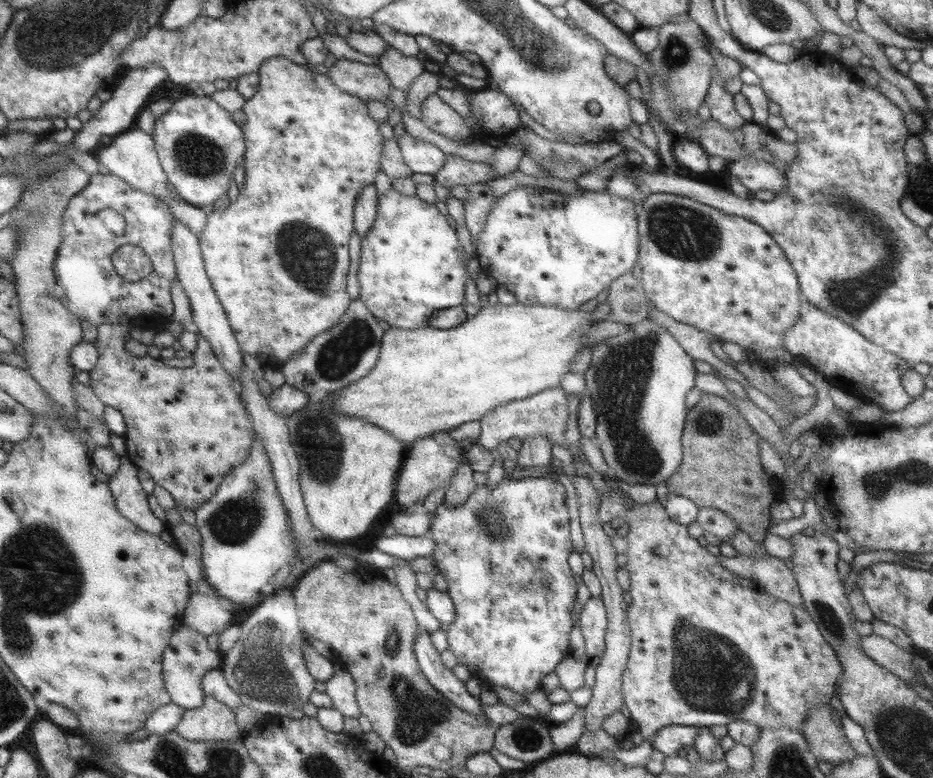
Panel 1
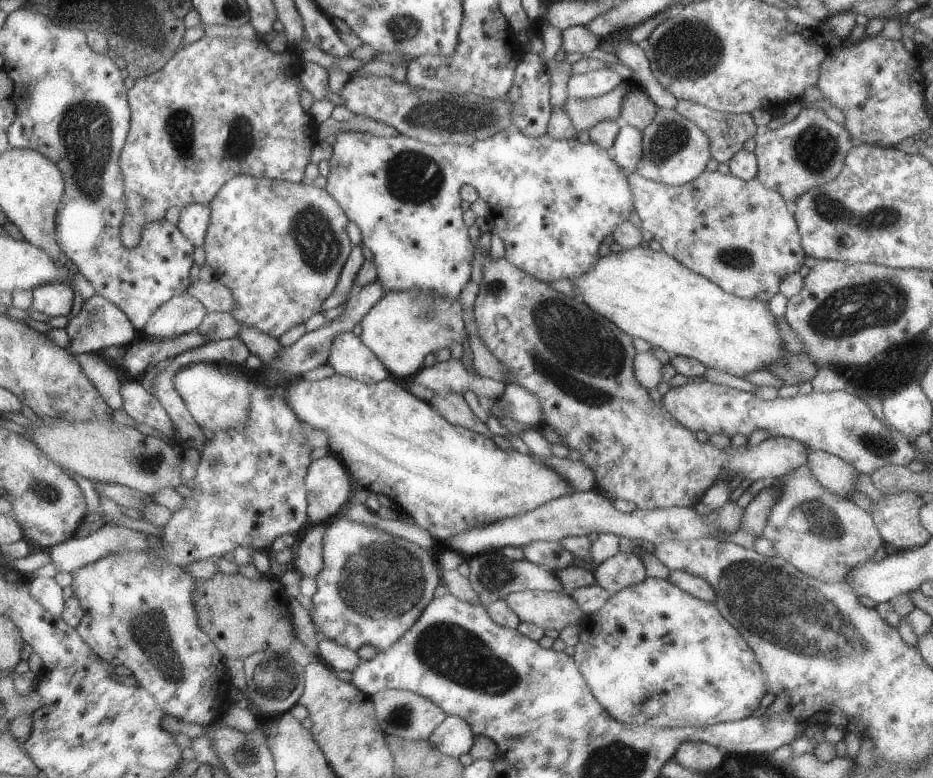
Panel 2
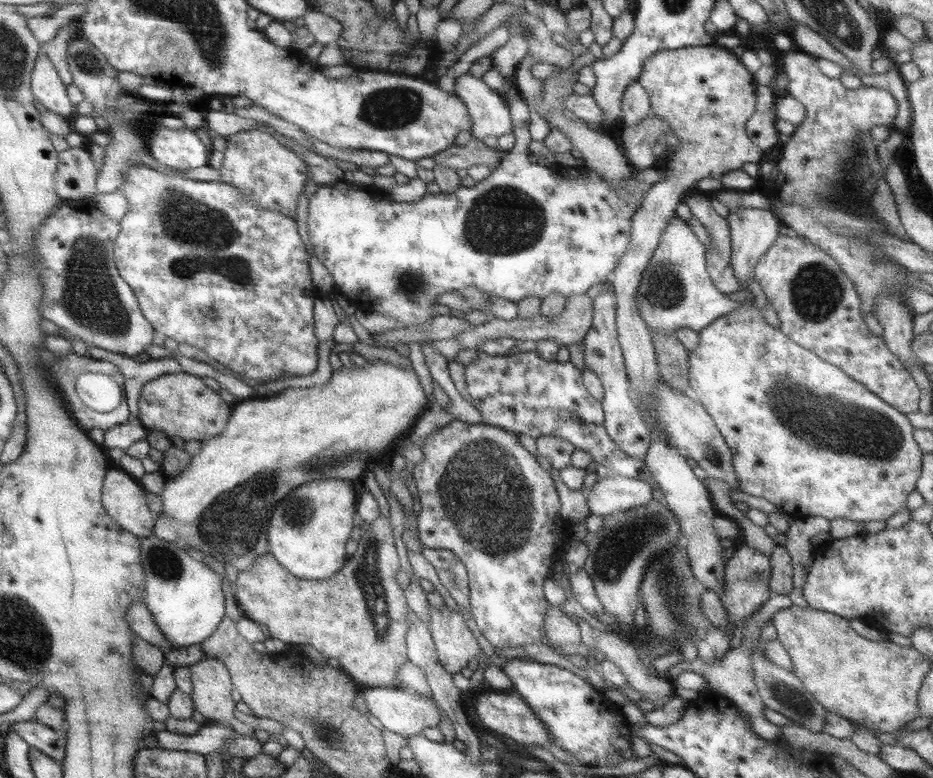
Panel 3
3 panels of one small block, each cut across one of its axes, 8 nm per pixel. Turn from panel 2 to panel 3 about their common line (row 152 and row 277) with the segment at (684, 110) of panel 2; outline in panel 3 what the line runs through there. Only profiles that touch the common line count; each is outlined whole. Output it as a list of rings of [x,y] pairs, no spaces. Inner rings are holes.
[[[694,188],[685,196],[685,203],[695,218],[707,228],[714,250],[707,254],[707,269],[716,288],[723,293],[741,290],[731,267],[731,228],[728,219],[716,213],[711,204],[712,194]]]

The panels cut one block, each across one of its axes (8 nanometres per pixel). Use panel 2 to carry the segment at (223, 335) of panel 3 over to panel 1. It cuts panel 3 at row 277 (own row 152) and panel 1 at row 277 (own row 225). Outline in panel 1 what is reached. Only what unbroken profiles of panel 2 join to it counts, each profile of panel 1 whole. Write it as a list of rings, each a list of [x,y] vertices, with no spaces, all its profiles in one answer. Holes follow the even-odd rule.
[[[125,244],[116,249],[113,265],[116,272],[128,282],[138,282],[155,271],[148,255],[133,244]]]

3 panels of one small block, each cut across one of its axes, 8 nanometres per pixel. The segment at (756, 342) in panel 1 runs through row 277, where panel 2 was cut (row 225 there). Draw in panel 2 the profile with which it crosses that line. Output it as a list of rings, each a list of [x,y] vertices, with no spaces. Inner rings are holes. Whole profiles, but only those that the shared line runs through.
[[[705,170],[696,180],[680,186],[664,186],[664,184],[658,184],[658,182],[654,182],[653,180],[646,180],[646,178],[640,176],[638,173],[629,173],[627,179],[629,180],[629,185],[634,195],[634,208],[636,209],[636,214],[638,214],[638,218],[640,218],[641,228],[652,232],[654,239],[660,242],[662,251],[672,256],[672,258],[676,258],[680,264],[683,264],[693,273],[705,276],[708,280],[714,282],[714,284],[717,284],[720,288],[723,288],[724,292],[739,296],[740,298],[761,300],[768,304],[771,297],[780,292],[782,280],[784,280],[786,276],[799,271],[805,253],[798,230],[798,224],[793,214],[793,208],[774,188],[766,188],[766,186],[758,180],[758,177],[754,178],[754,180],[745,181],[734,176],[732,173],[725,175],[719,171],[709,172]]]

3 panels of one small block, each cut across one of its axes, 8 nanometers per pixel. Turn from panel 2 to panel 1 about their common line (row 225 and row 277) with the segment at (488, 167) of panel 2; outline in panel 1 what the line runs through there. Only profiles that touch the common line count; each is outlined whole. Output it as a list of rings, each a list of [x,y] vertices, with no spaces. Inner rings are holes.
[[[526,185],[513,188],[508,194],[502,196],[495,206],[490,210],[488,220],[482,229],[482,233],[476,240],[478,248],[478,259],[482,263],[482,267],[490,276],[497,280],[497,284],[508,288],[513,295],[516,295],[518,303],[528,306],[558,306],[564,310],[576,310],[588,302],[596,298],[604,288],[609,288],[610,284],[616,280],[618,276],[622,276],[634,268],[639,258],[640,236],[638,232],[638,219],[636,214],[639,211],[639,203],[633,200],[623,200],[617,195],[611,195],[608,190],[604,191],[588,191],[581,194],[567,194],[560,191],[553,191],[546,187],[538,185]],[[390,189],[379,196],[374,223],[362,237],[360,267],[360,300],[376,318],[396,328],[428,328],[428,316],[463,304],[467,270],[456,229],[448,223],[435,204],[428,204],[416,195],[404,195]]]

